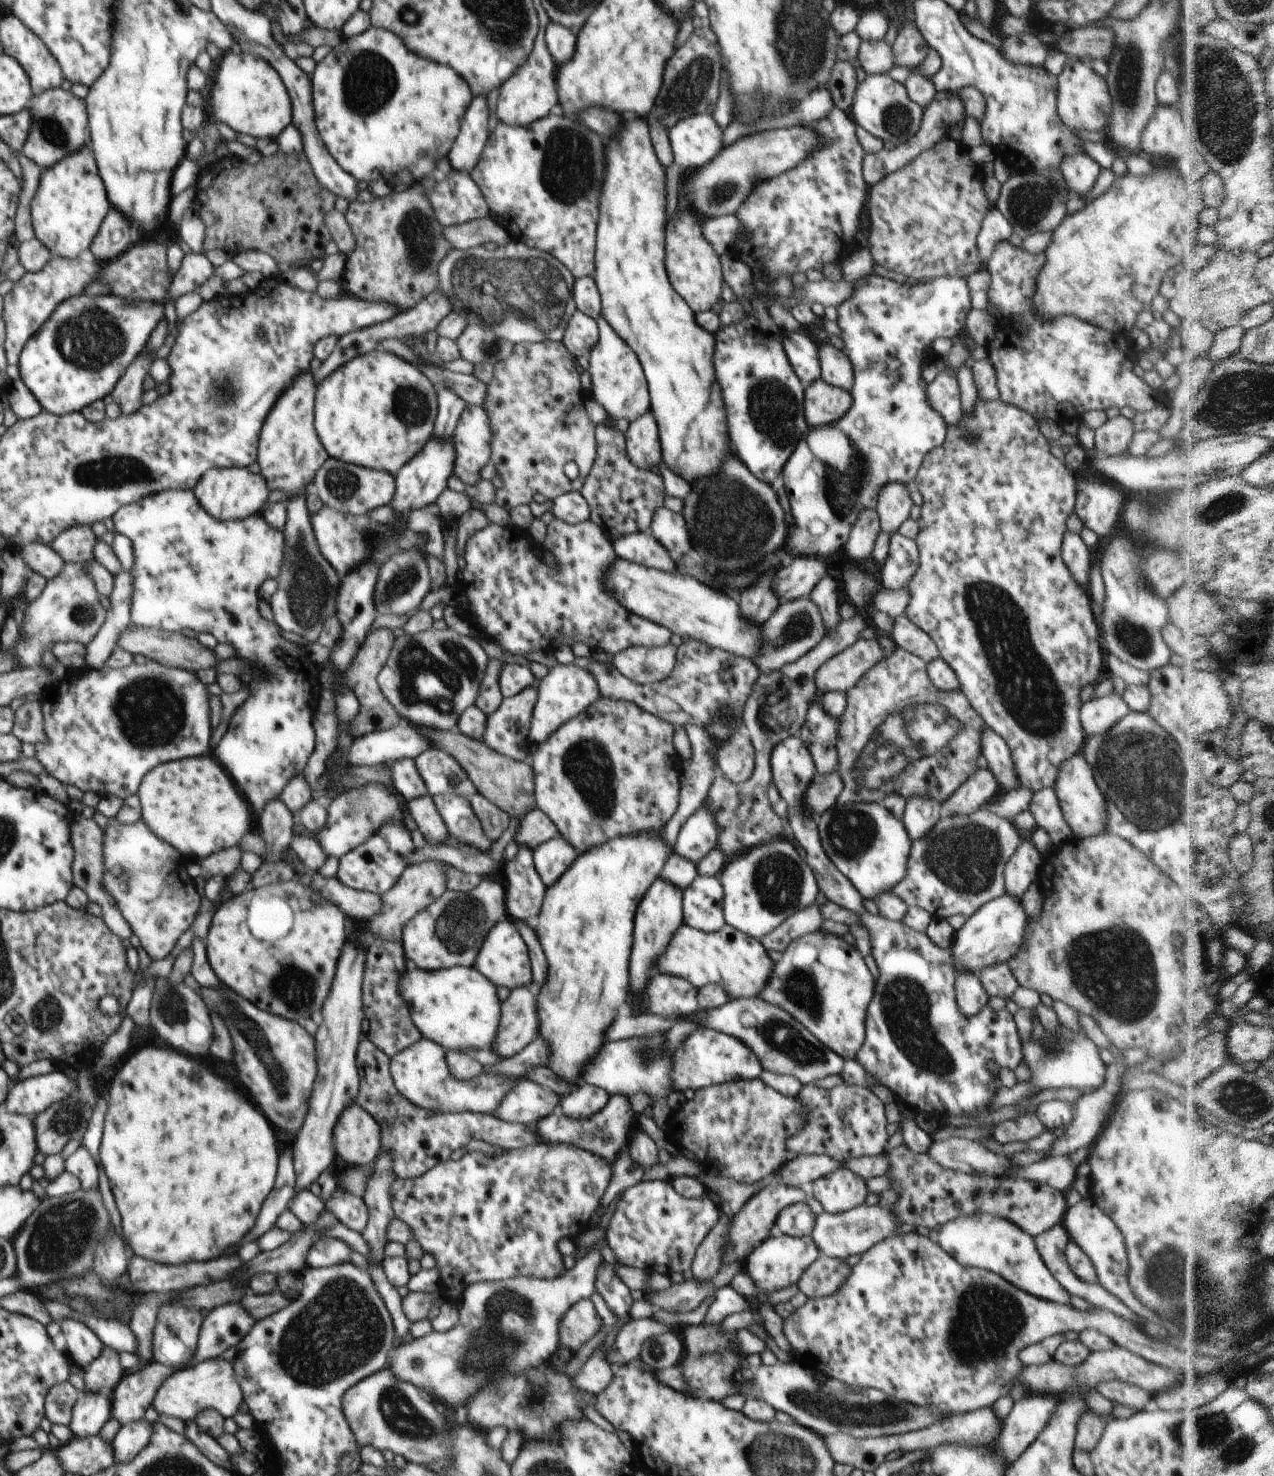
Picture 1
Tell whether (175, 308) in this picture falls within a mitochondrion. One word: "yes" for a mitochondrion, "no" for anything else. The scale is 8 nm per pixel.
no

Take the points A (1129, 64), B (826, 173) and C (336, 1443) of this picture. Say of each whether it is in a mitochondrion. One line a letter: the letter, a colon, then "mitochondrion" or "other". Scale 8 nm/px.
A: mitochondrion
B: other
C: other

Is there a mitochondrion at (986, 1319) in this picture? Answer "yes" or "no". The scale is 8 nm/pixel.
yes

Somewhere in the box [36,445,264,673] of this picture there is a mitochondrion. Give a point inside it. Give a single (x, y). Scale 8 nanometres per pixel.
(106, 471)

